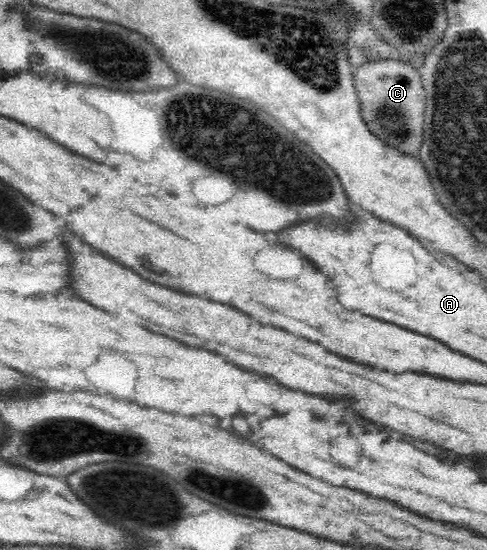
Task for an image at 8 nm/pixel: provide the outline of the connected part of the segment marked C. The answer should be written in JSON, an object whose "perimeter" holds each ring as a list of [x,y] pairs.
{"perimeter":[[[391,59],[353,69],[354,87],[362,104],[362,116],[370,130],[388,146],[397,147],[413,156],[418,156],[422,145],[425,119],[424,101],[418,99],[424,93],[418,73],[412,63]]]}

